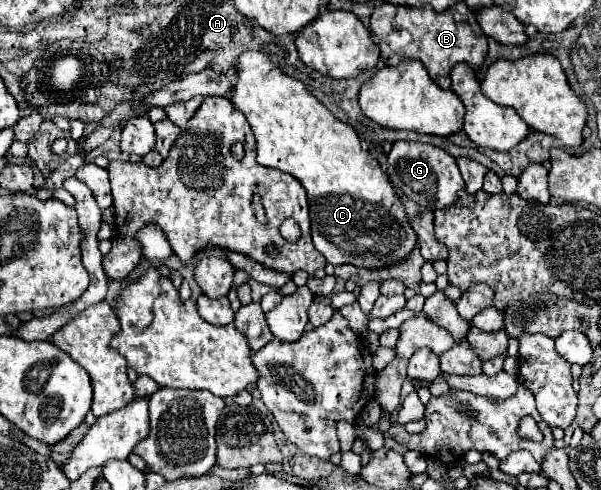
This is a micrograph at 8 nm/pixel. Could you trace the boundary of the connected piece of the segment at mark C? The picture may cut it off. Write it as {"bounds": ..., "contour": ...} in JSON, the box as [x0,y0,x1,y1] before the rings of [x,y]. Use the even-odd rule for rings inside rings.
{"bounds":[231,52,419,270],"contour":[[[243,52],[237,60],[237,76],[239,80],[233,88],[231,100],[253,128],[257,138],[257,162],[287,172],[303,184],[309,198],[313,244],[329,264],[351,264],[369,270],[387,268],[395,266],[395,262],[403,262],[411,250],[419,248],[417,234],[411,228],[401,198],[395,194],[381,164],[361,148],[359,136],[351,126],[335,118],[313,94],[307,92],[303,82],[273,66],[263,52]]]}

